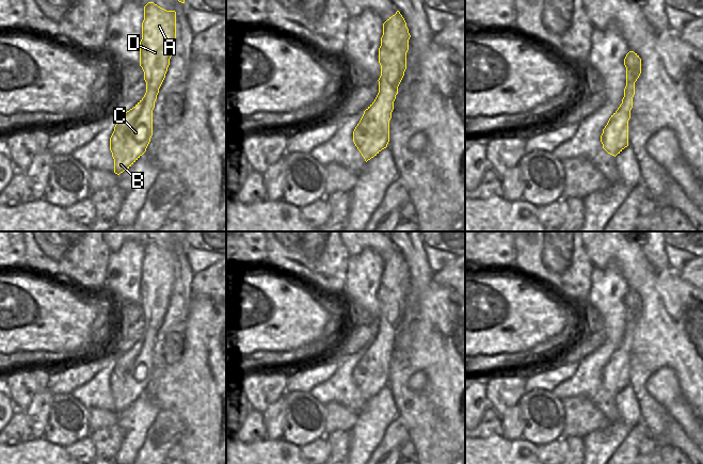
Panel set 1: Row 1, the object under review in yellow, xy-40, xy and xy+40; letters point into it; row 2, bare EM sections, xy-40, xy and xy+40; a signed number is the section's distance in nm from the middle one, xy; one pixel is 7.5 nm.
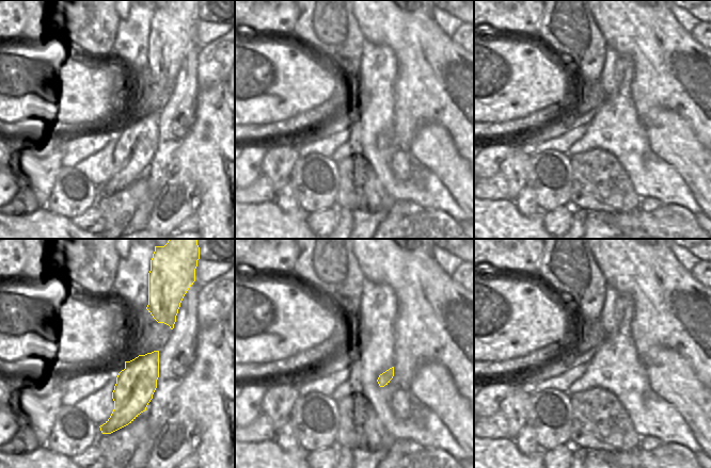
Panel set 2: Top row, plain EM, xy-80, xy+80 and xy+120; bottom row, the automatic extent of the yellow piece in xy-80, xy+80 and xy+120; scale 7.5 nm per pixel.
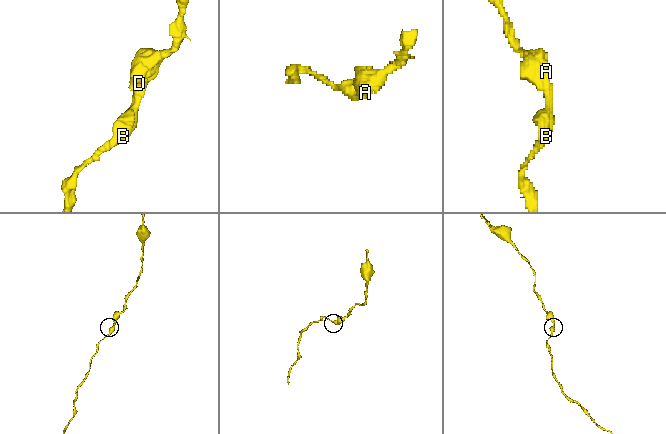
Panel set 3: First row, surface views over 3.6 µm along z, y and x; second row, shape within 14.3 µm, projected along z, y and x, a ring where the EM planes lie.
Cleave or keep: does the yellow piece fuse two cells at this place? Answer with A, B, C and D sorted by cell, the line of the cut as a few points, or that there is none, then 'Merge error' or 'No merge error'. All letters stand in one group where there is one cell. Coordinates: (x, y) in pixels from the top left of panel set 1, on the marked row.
Groups: A B C D. No split. No merge error

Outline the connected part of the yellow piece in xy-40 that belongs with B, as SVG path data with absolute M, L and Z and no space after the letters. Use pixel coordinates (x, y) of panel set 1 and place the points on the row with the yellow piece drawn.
M148 2L144 6L140 42L140 66L144 71L146 93L132 109L116 115L110 138L114 173L117 175L129 169L146 151L150 142L153 110L170 65L175 39L176 12Z

